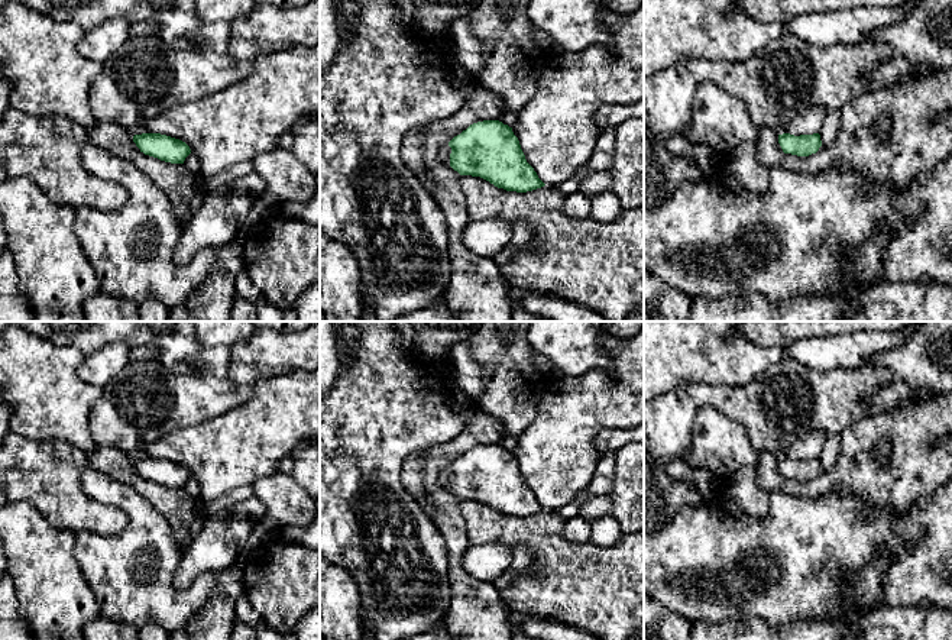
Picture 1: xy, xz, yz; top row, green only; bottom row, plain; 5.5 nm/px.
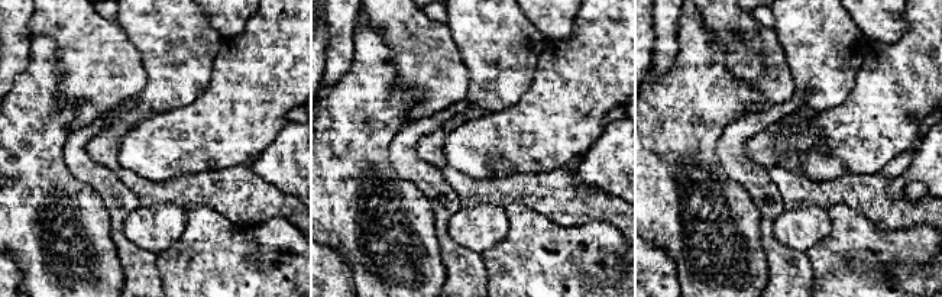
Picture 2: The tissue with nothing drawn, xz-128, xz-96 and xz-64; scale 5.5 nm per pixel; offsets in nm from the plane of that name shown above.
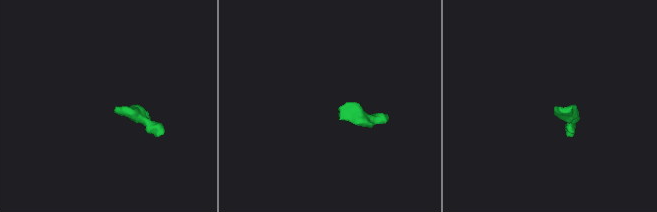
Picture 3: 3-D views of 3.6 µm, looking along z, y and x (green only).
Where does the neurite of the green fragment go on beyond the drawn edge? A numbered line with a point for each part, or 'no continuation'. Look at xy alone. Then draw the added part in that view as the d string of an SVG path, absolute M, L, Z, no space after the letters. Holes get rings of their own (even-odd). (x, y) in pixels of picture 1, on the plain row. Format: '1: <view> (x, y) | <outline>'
1: xy (143, 401) | M156 359L129 361L101 390L101 397L91 407L91 437L98 446L120 449L133 460L145 458L148 446L162 436L221 416L253 395L253 387L236 384L227 376L169 371Z

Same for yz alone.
1: yz (787, 401) | M783 356L747 385L692 382L644 403L644 436L651 456L661 466L666 468L671 459L683 460L692 446L697 411L712 405L744 426L754 449L783 459L789 447L813 431L825 431L826 436L839 434L848 426L870 417L865 398L893 381L893 371L884 366L864 365L854 369L817 371Z

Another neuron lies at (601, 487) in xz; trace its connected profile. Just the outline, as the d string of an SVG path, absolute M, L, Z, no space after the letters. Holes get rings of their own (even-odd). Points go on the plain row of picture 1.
M608 453L598 459L596 472L590 485L585 492L579 494L573 501L556 510L558 517L566 523L579 515L580 508L593 501L603 501L612 492L615 476L615 453Z

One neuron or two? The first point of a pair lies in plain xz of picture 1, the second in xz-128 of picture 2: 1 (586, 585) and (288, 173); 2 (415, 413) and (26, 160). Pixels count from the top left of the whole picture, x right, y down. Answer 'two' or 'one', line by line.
1: two
2: one

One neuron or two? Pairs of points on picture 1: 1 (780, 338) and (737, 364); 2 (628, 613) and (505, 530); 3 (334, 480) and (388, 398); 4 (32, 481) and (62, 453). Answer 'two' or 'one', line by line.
1: two
2: one
3: one
4: one

